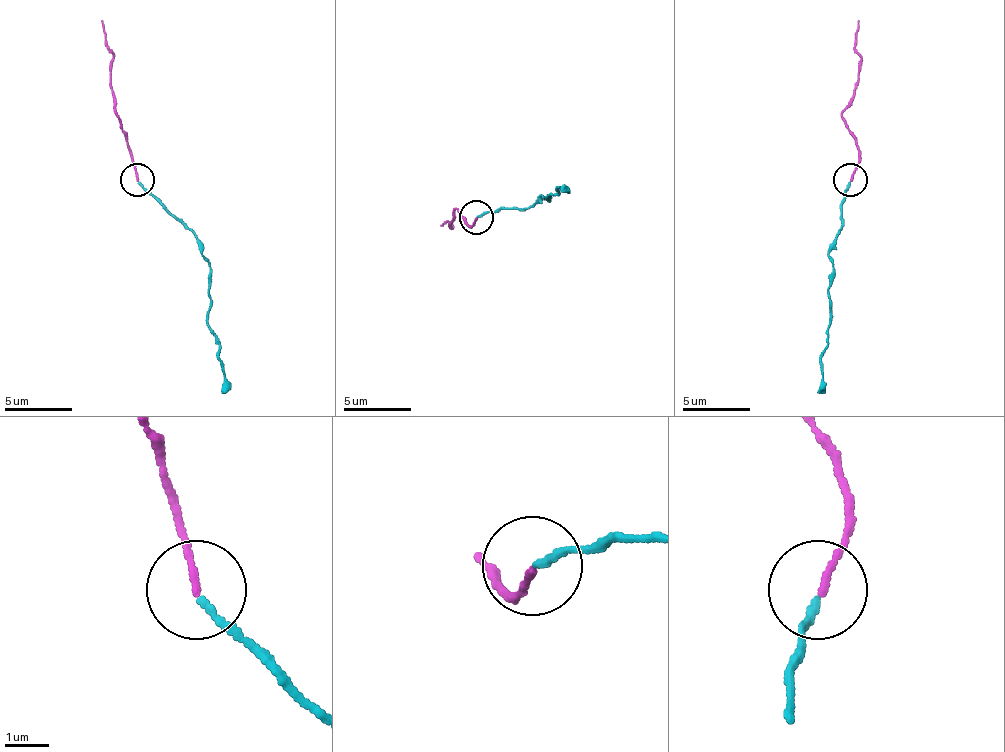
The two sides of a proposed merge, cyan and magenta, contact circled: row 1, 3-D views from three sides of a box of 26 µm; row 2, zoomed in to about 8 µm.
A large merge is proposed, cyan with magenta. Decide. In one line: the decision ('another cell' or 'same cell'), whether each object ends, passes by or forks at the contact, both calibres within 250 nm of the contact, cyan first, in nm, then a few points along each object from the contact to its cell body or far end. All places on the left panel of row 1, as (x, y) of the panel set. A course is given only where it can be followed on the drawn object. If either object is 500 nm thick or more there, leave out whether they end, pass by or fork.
same cell | cyan ends | magenta ends | 150/150 nm | cyan via (138, 182), (196, 236), (202, 256), (209, 263), (206, 324), (219, 348), (223, 392) | magenta via (138, 179), (131, 148), (118, 114), (111, 81), (111, 57), (101, 20)

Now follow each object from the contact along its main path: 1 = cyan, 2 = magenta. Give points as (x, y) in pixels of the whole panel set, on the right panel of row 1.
1: (850, 182), (830, 256), (834, 263), (827, 290), (830, 324), (817, 392)
2: (850, 179), (857, 148), (840, 114), (857, 81), (861, 57), (854, 47), (857, 20)

